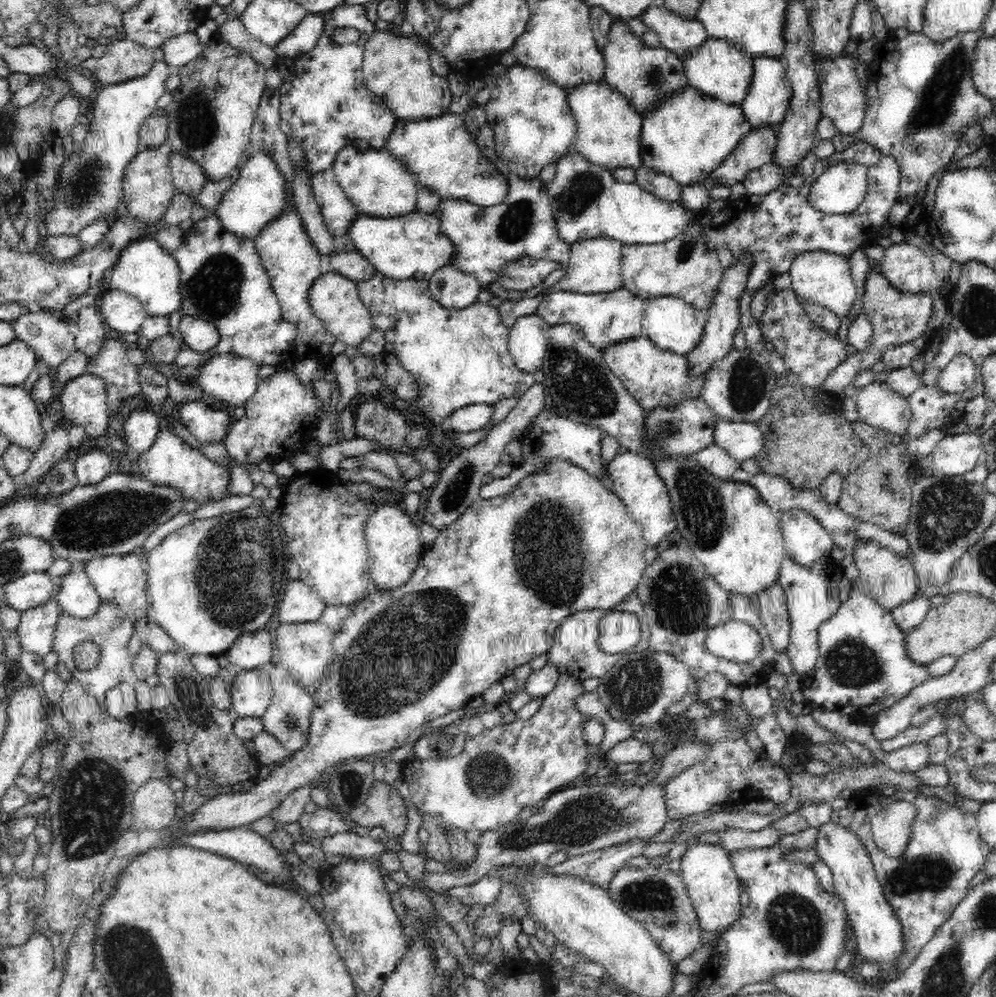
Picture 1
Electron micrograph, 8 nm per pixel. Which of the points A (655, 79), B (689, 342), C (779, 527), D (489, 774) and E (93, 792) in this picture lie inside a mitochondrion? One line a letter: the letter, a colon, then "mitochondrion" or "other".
A: mitochondrion
B: other
C: other
D: mitochondrion
E: mitochondrion

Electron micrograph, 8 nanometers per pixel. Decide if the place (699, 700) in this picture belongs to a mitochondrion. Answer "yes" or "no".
no

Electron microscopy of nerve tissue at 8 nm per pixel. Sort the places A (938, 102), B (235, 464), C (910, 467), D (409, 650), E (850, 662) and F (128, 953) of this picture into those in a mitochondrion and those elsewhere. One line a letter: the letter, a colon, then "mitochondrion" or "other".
A: mitochondrion
B: other
C: mitochondrion
D: mitochondrion
E: mitochondrion
F: mitochondrion

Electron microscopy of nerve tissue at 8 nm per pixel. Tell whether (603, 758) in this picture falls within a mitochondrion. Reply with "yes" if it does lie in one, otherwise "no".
no

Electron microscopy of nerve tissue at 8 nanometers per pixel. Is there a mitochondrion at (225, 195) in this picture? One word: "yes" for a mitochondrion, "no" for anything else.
no

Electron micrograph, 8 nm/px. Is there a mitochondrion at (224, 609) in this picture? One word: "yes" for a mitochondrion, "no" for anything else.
yes

